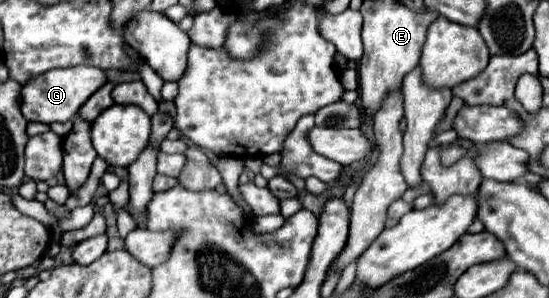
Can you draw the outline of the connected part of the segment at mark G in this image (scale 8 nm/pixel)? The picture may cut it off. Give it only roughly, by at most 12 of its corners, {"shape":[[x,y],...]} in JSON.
{"shape":[[79,65],[23,85],[27,121],[69,121],[107,83]]}

